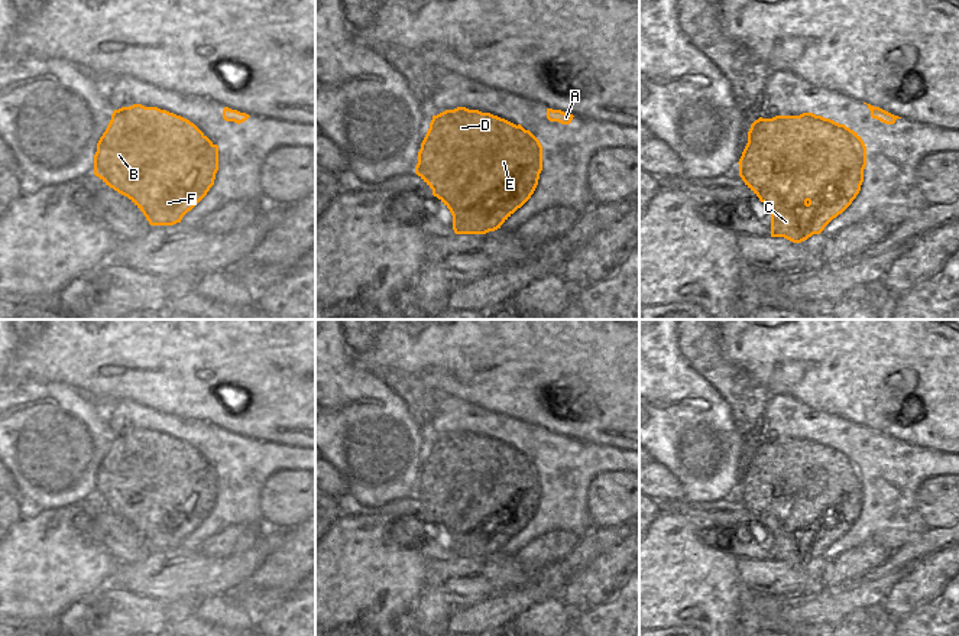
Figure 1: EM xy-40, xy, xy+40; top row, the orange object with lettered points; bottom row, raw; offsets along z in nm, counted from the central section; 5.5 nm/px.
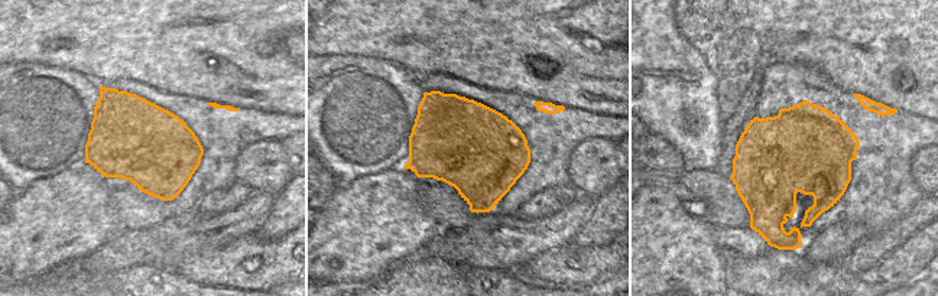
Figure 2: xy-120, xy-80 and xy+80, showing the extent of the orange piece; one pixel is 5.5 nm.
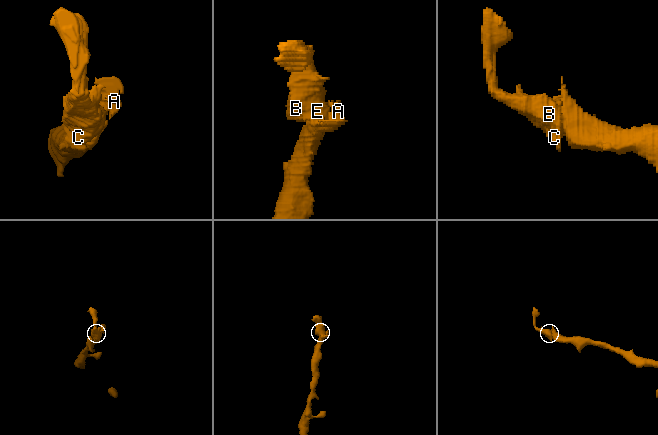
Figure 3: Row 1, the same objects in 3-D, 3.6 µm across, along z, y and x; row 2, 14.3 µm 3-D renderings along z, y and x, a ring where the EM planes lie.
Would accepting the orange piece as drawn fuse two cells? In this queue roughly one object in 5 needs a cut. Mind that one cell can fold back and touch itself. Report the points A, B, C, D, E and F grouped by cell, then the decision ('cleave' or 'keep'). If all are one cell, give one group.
groups A B C D E F; keep

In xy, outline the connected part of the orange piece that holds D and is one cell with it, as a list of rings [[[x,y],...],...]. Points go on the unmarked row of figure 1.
[[[457,431],[432,439],[415,497],[453,539],[456,558],[486,558],[534,517],[542,470],[521,448]]]

